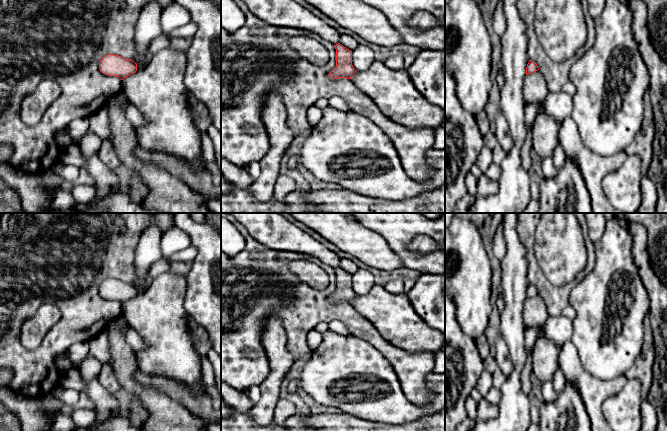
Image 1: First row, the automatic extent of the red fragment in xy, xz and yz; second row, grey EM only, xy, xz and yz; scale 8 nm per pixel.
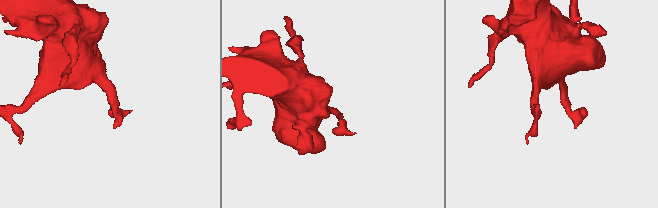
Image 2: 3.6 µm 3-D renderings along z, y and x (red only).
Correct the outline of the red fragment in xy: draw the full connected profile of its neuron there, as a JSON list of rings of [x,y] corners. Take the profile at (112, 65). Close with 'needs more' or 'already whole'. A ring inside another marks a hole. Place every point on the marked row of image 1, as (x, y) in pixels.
[[[108,54],[100,60],[99,69],[105,75],[123,80],[137,71],[137,64],[119,55]]]; already whole

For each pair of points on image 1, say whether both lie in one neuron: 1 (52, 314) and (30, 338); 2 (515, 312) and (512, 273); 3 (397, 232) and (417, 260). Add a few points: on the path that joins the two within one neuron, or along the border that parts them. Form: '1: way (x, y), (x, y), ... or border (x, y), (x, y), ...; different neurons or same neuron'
1: way (46, 320), (34, 332); same neuron
2: way (514, 302), (514, 283); same neuron
3: way (398, 240), (399, 247), (409, 257); same neuron

